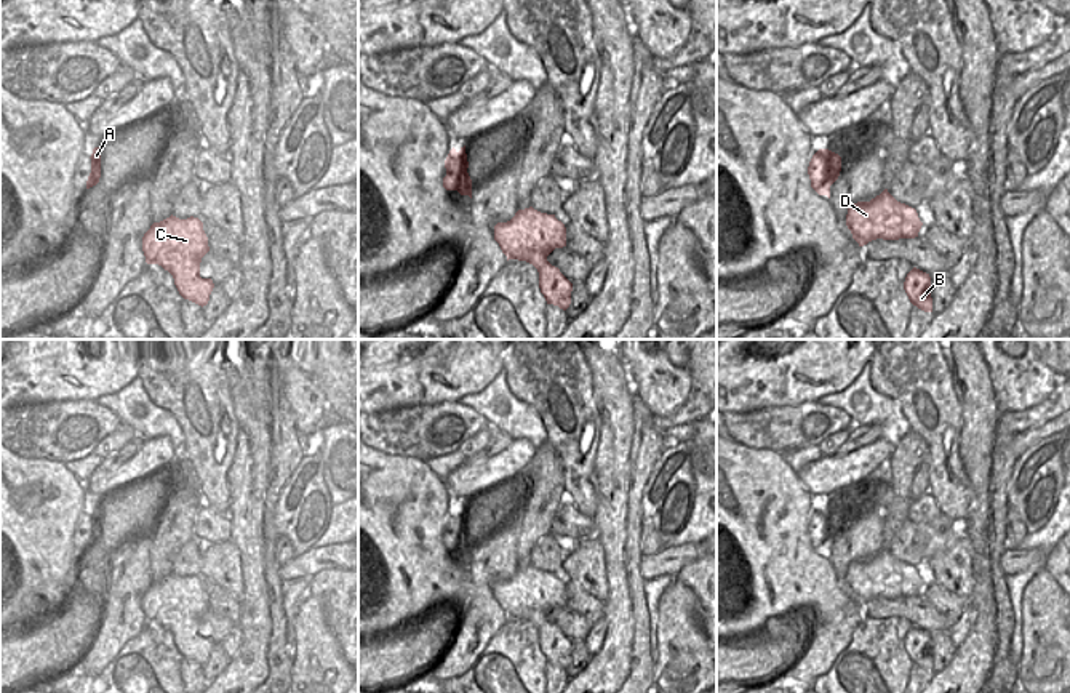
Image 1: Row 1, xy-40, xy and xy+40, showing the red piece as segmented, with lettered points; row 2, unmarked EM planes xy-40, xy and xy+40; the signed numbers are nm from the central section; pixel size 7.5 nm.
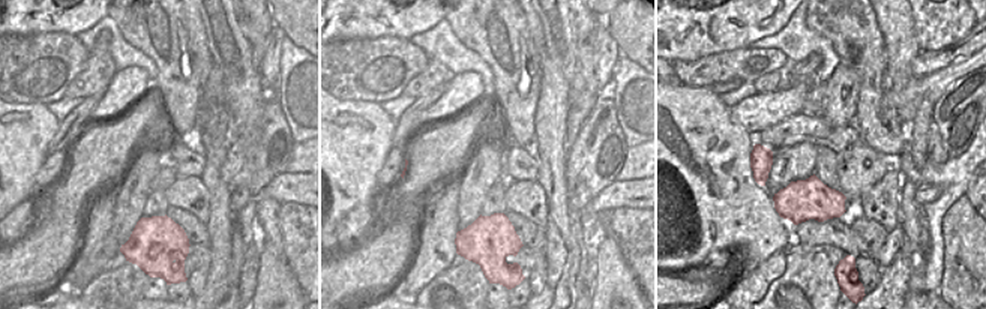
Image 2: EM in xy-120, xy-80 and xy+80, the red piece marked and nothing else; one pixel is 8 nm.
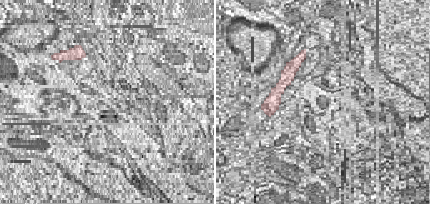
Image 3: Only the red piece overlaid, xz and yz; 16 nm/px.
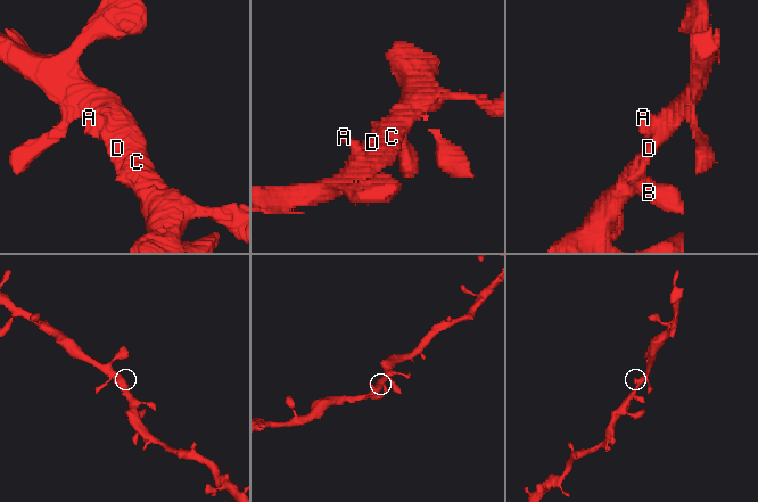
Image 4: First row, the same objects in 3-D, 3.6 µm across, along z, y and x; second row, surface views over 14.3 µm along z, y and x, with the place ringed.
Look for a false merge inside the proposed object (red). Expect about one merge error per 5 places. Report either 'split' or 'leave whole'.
leave whole

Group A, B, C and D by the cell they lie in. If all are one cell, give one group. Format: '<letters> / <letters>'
A B C D

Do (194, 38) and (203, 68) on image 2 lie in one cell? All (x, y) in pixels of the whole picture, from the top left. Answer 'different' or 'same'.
same

